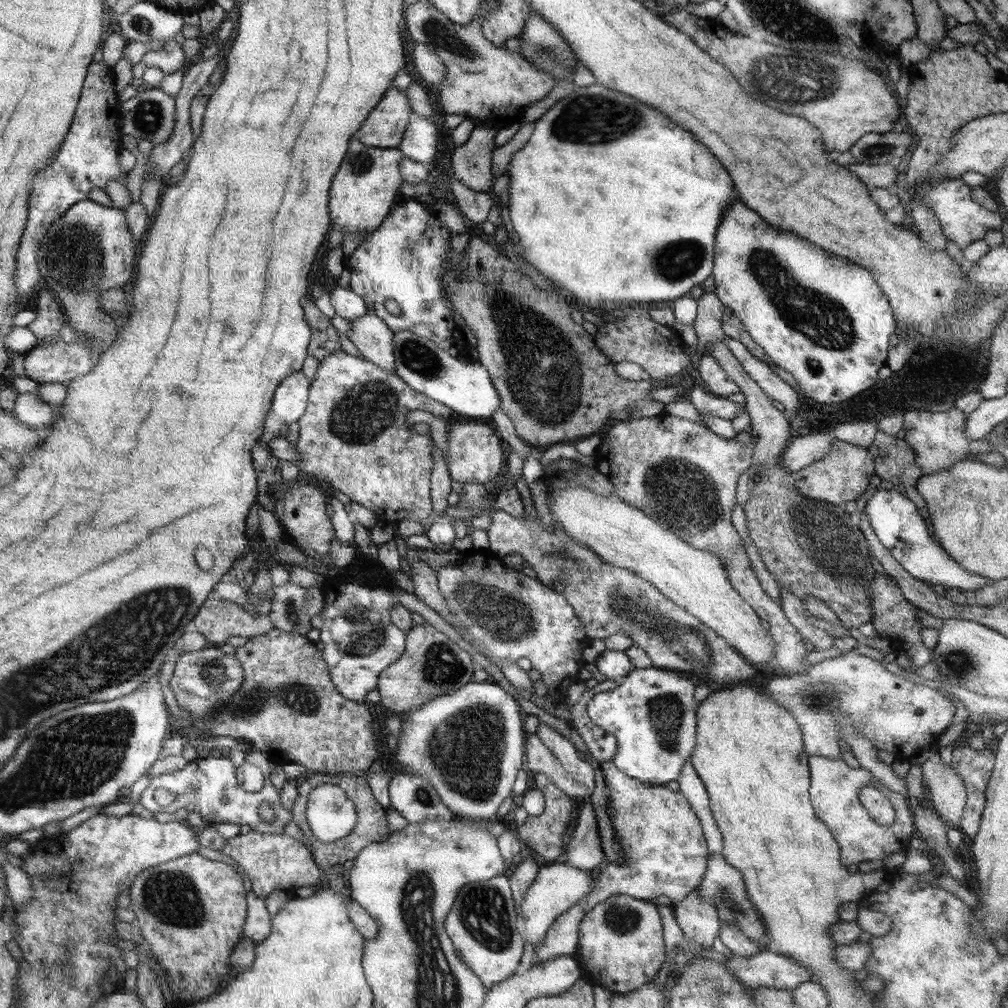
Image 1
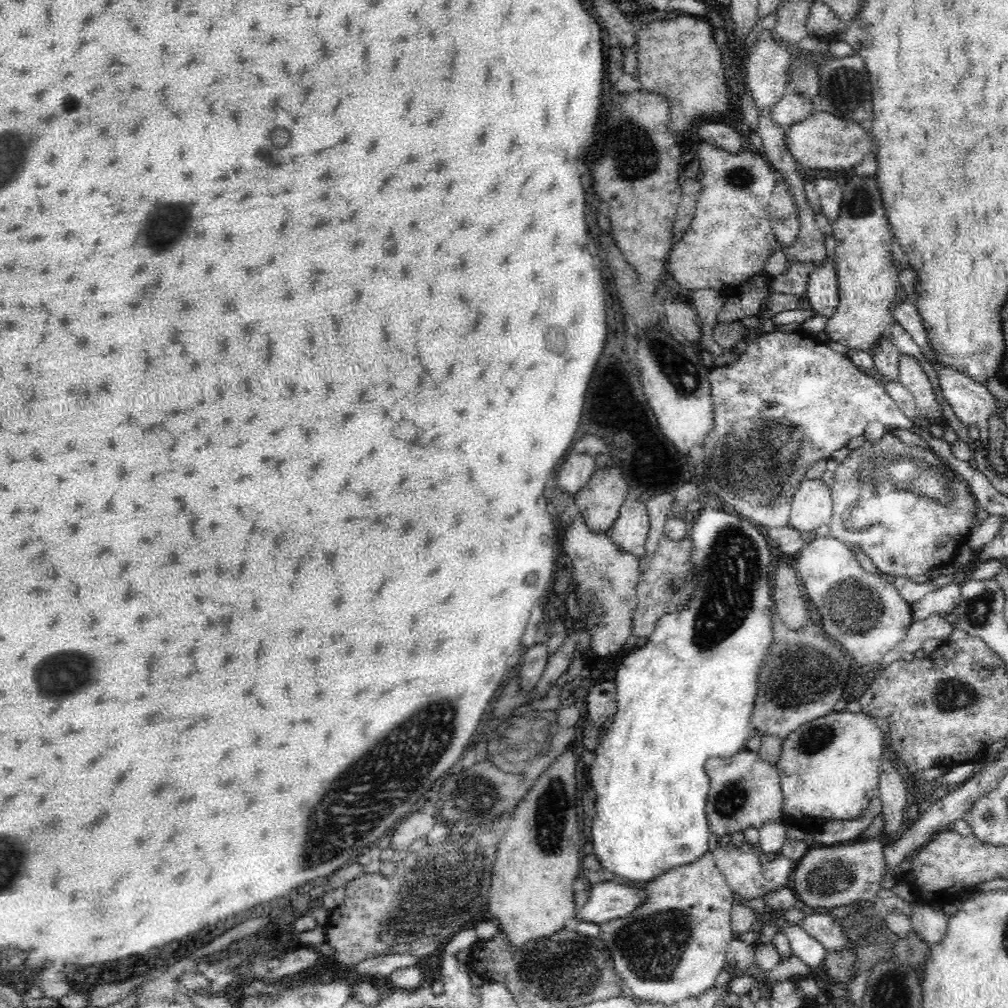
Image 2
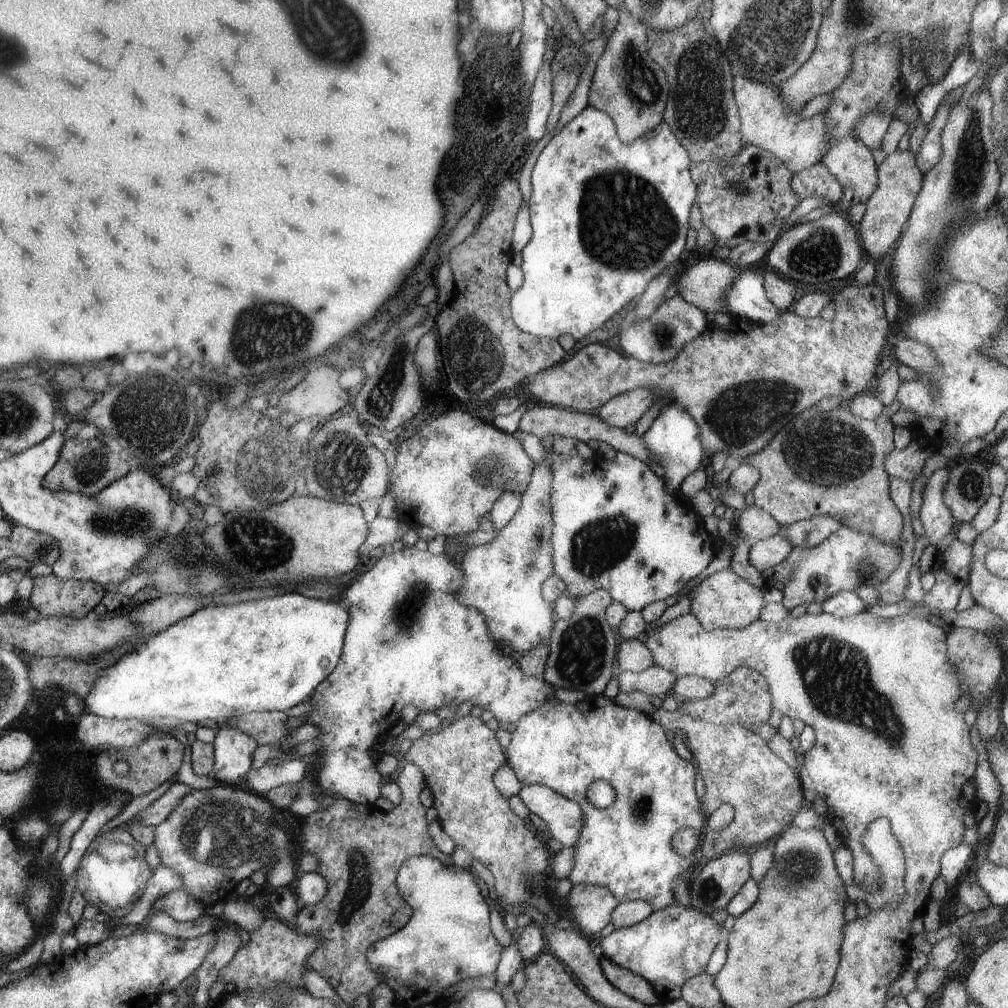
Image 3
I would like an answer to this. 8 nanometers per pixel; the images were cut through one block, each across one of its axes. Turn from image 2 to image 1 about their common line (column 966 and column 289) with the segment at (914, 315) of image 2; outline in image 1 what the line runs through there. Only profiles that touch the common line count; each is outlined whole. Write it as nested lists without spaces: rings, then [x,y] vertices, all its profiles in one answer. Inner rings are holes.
[[[299,372],[287,376],[287,380],[283,380],[275,392],[273,404],[271,404],[271,412],[275,414],[275,418],[283,424],[297,424],[299,418],[303,416],[305,408],[307,408],[307,398],[309,398],[309,382],[307,378]]]

